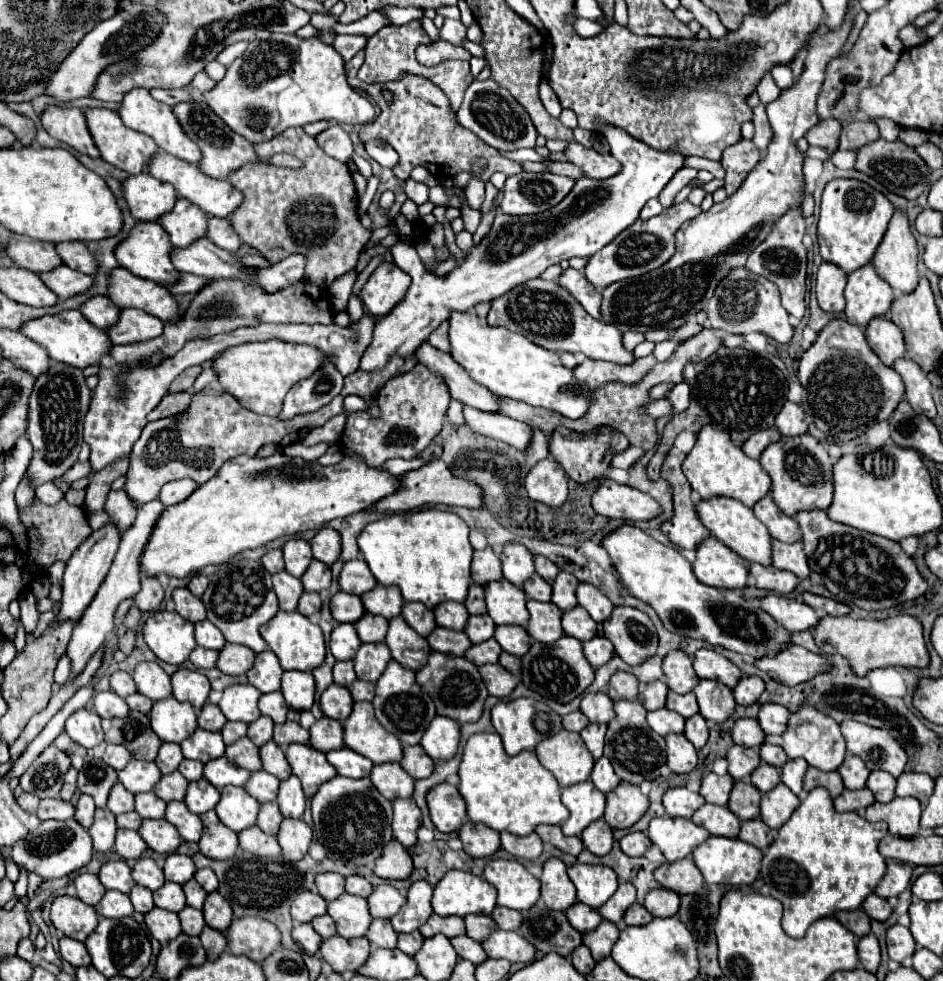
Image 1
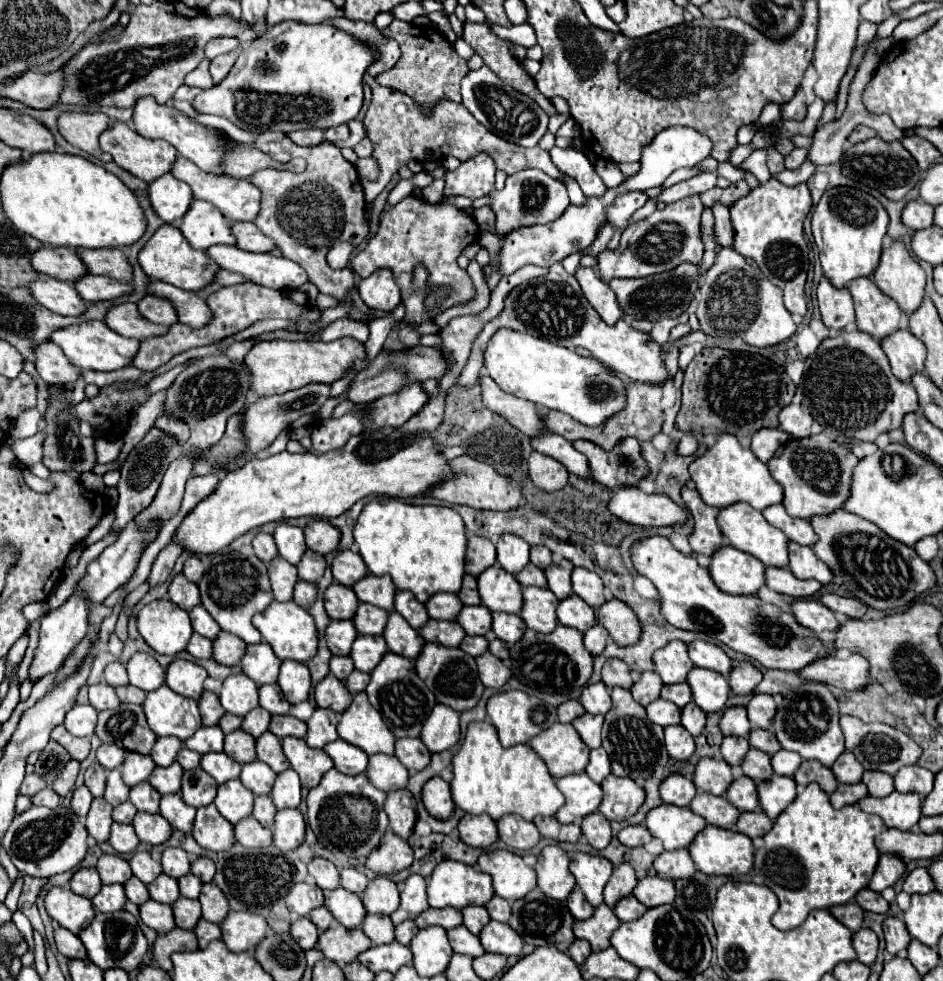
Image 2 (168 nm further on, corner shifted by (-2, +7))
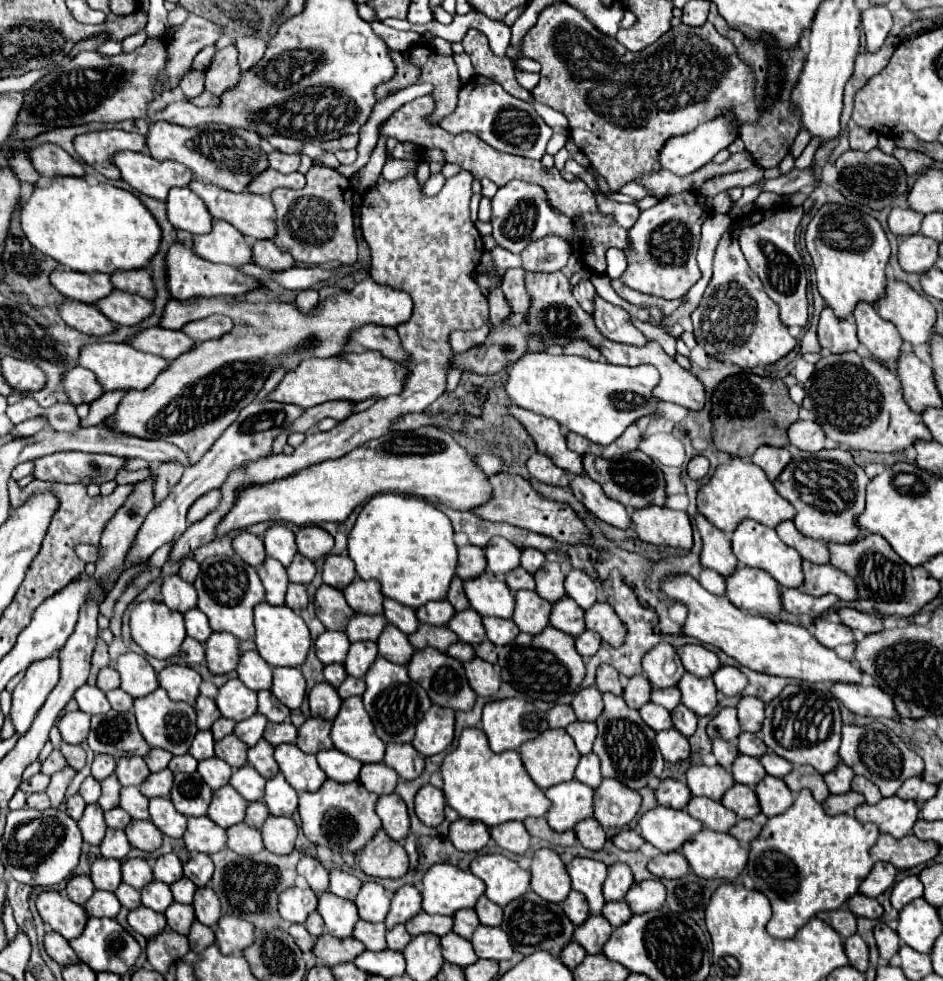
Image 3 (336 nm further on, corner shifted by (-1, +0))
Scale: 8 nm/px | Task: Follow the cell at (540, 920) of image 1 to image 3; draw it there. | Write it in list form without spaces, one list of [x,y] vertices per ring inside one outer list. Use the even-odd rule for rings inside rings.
[[[527,890],[521,898],[511,900],[511,904],[507,904],[503,908],[501,930],[507,932],[513,950],[521,952],[523,956],[529,956],[529,954],[533,954],[537,950],[545,950],[551,956],[559,958],[561,950],[573,940],[573,924],[565,916],[561,904],[547,902],[541,896],[537,896],[533,890]]]

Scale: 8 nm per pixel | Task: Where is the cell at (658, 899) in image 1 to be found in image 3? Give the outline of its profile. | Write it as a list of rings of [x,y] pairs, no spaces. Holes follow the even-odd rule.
[[[643,880],[635,882],[627,892],[627,906],[633,914],[645,914],[651,910],[659,910],[665,904],[665,886],[659,880]]]

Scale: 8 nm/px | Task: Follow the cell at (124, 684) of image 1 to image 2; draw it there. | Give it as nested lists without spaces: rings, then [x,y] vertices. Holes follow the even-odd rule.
[[[118,661],[110,663],[106,669],[104,669],[104,679],[108,685],[112,687],[122,687],[122,685],[128,685],[128,673],[126,673],[126,667]]]

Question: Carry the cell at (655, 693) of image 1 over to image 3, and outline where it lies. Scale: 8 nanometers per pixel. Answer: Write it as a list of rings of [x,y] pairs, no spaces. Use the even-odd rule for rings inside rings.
[[[643,674],[631,676],[629,684],[623,688],[625,702],[635,710],[639,710],[643,704],[647,704],[649,696],[651,696],[651,684]]]

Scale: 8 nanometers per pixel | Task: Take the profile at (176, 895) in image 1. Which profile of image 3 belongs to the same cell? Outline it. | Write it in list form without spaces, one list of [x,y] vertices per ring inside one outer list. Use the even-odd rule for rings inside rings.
[[[153,880],[151,884],[147,884],[141,890],[141,902],[143,902],[143,906],[147,906],[155,912],[165,912],[169,908],[169,904],[173,902],[173,896],[171,896],[171,890],[167,884]]]

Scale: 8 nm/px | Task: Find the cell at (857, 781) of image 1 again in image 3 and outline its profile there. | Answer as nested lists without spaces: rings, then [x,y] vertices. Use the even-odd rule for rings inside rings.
[[[839,764],[833,772],[825,774],[823,778],[825,778],[825,784],[829,786],[831,794],[843,794],[843,792],[851,790],[851,780],[853,780],[853,776],[855,776],[855,774],[851,772],[851,768],[847,768],[845,764]]]

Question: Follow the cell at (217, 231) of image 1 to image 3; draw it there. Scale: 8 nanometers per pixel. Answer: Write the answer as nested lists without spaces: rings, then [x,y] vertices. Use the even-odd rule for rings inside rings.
[[[257,240],[253,244],[253,258],[255,264],[271,272],[281,272],[283,268],[293,268],[297,264],[291,254],[279,250],[271,240]]]

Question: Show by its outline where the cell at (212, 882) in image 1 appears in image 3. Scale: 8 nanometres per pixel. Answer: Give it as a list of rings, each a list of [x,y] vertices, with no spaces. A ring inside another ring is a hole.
[[[197,854],[193,858],[189,858],[183,864],[183,874],[195,884],[195,886],[203,886],[211,880],[213,876],[213,862],[207,854]]]

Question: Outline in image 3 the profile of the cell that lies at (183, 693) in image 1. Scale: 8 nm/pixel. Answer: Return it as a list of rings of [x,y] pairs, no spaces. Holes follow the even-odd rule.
[[[181,664],[165,666],[157,674],[157,678],[159,678],[159,686],[167,690],[171,700],[195,704],[195,698],[199,696],[201,676],[191,666],[181,666]]]

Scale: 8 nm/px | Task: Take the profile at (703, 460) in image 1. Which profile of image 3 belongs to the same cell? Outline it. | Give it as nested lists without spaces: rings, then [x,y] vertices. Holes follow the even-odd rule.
[[[733,458],[731,464],[717,466],[713,478],[697,494],[697,508],[699,514],[703,514],[713,526],[723,532],[733,532],[745,518],[751,518],[769,528],[777,528],[779,522],[795,518],[795,508],[775,492],[765,472],[755,464],[743,462],[741,458]]]

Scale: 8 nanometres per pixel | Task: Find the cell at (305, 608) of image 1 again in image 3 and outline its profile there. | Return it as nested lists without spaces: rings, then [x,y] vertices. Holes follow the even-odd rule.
[[[289,584],[287,588],[287,596],[285,596],[285,604],[291,610],[301,610],[307,606],[307,592],[303,584]]]

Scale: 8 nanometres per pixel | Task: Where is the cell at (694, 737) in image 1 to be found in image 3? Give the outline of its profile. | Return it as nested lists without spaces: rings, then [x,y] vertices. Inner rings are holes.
[[[679,704],[673,712],[671,712],[671,718],[673,718],[673,726],[683,734],[683,736],[691,736],[697,728],[697,716],[685,708],[683,704]]]

